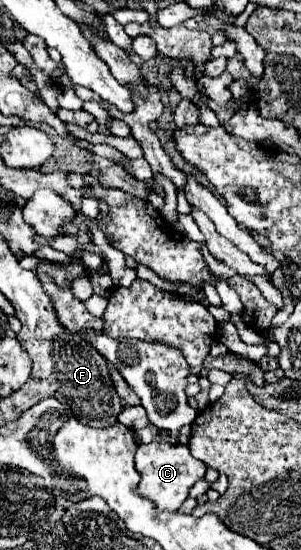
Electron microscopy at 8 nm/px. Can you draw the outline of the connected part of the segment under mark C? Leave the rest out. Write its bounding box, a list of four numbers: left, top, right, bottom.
[136,431,206,511]

